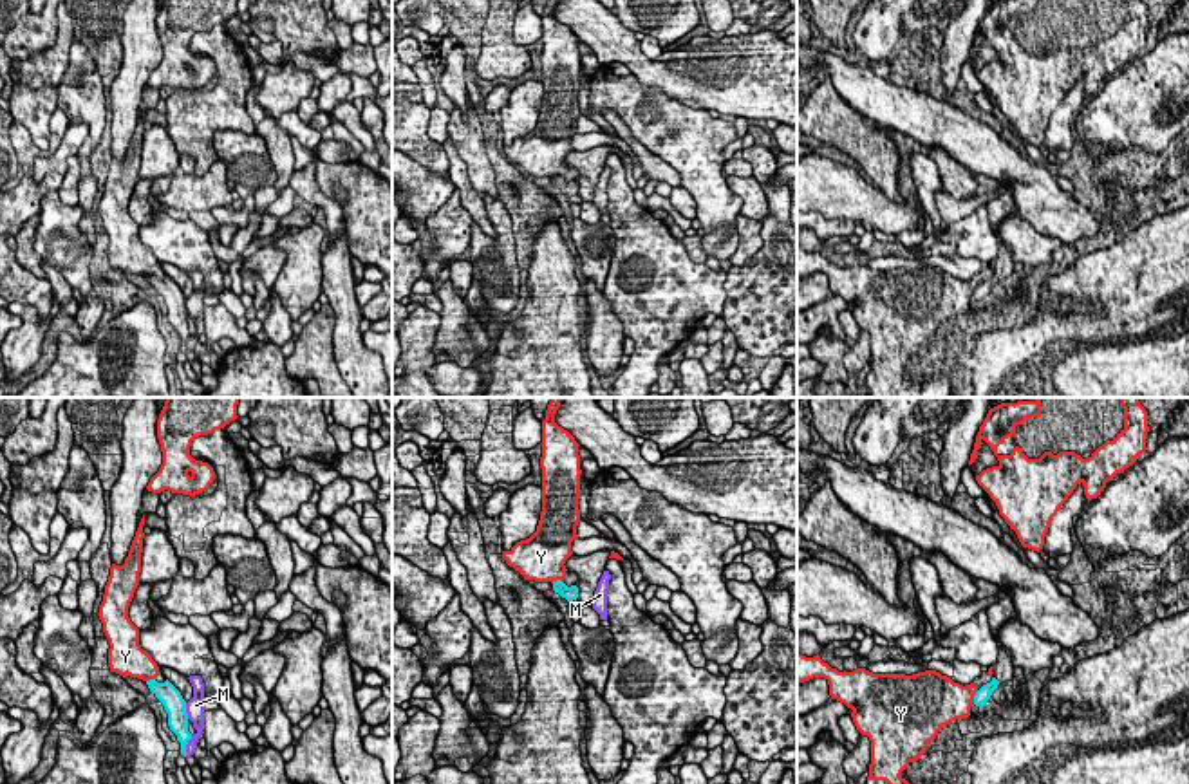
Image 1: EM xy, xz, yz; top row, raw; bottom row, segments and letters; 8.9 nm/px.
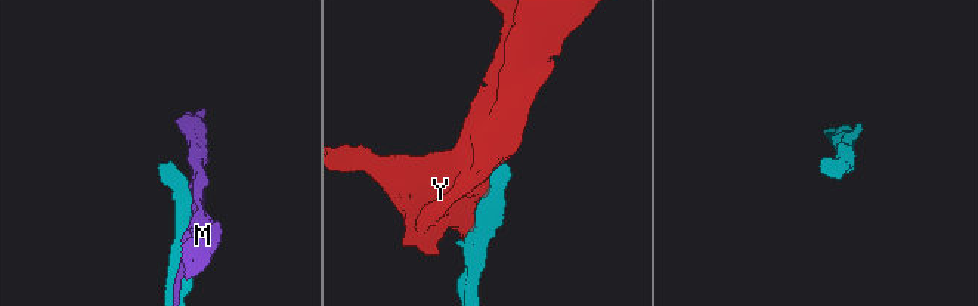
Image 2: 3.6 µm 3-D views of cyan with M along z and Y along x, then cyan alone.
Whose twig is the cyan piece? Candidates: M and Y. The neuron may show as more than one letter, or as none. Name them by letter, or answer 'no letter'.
no letter

